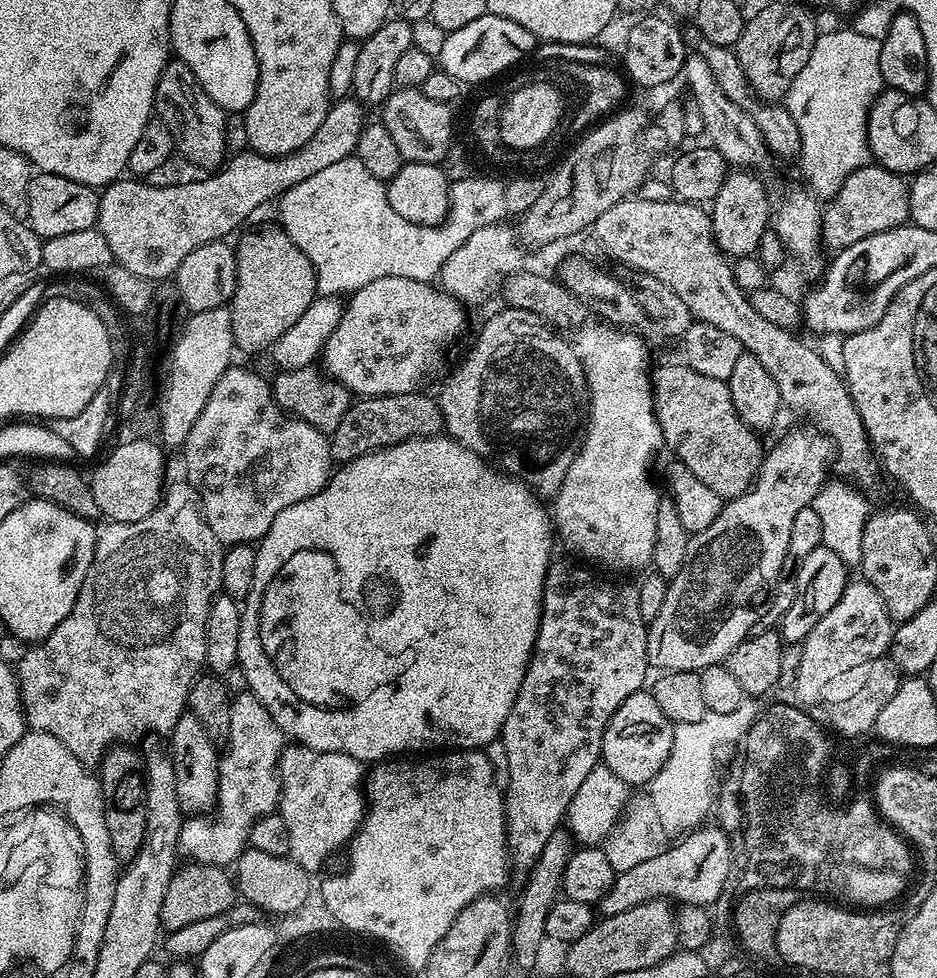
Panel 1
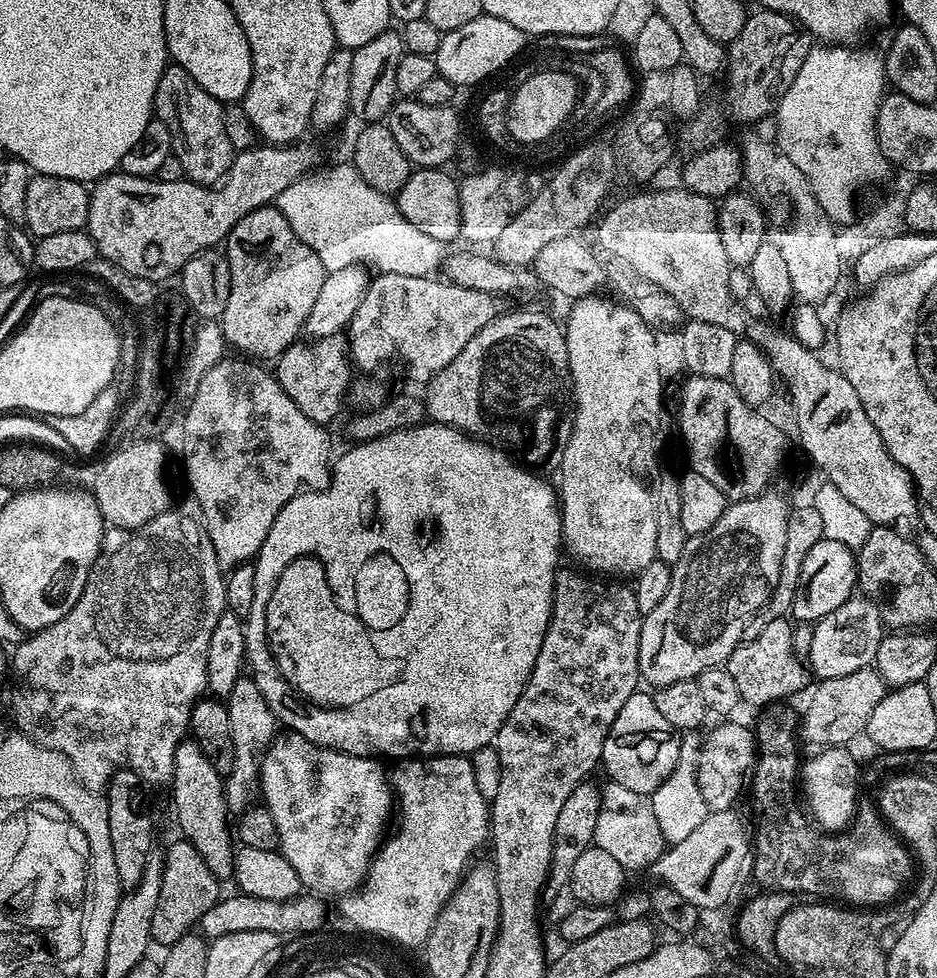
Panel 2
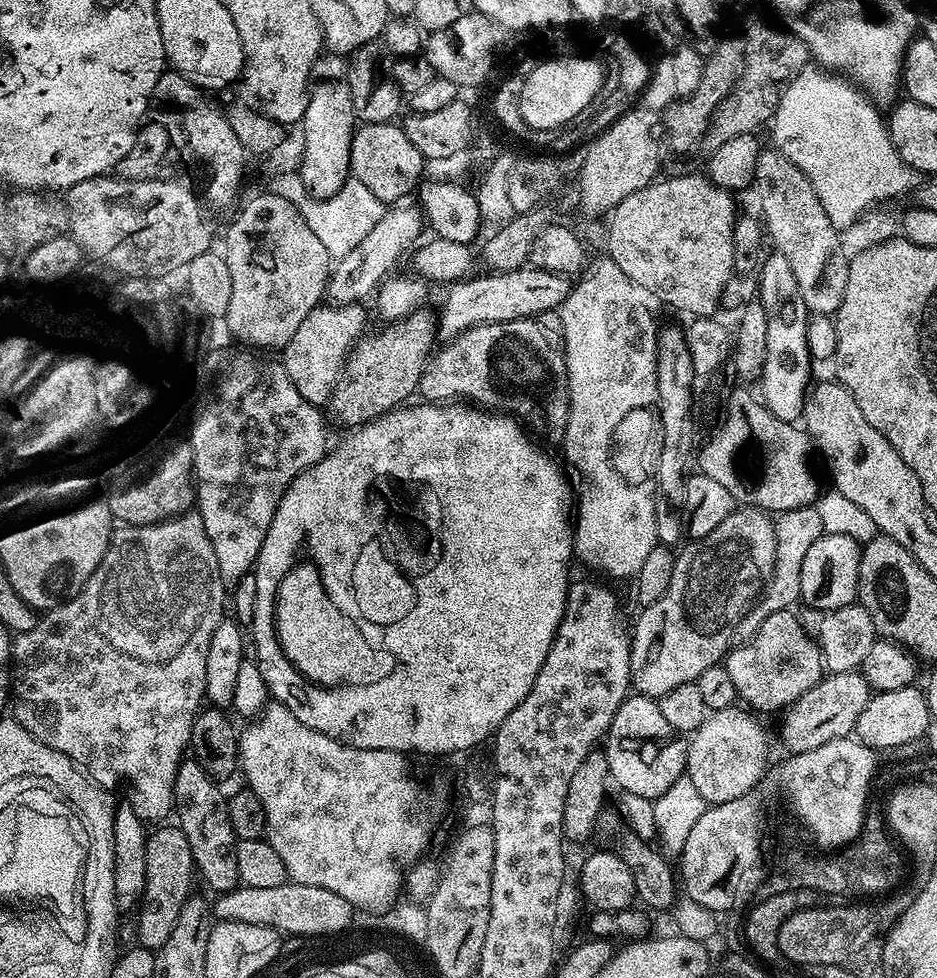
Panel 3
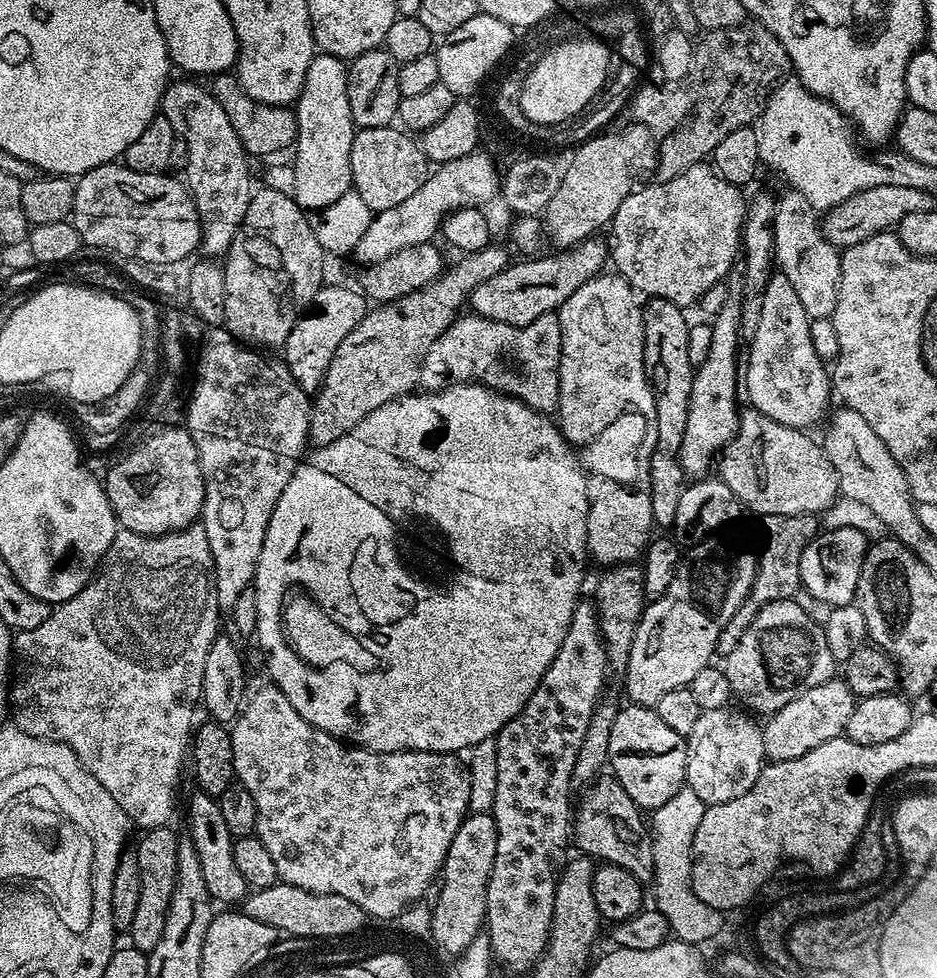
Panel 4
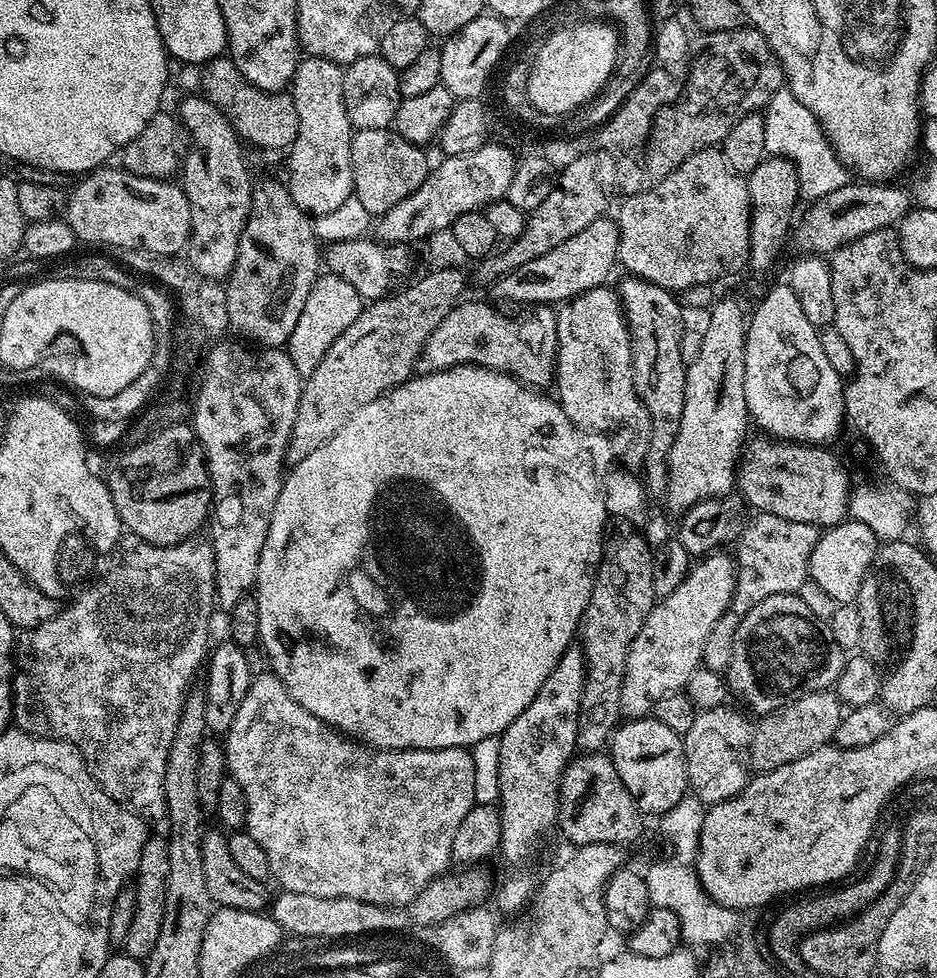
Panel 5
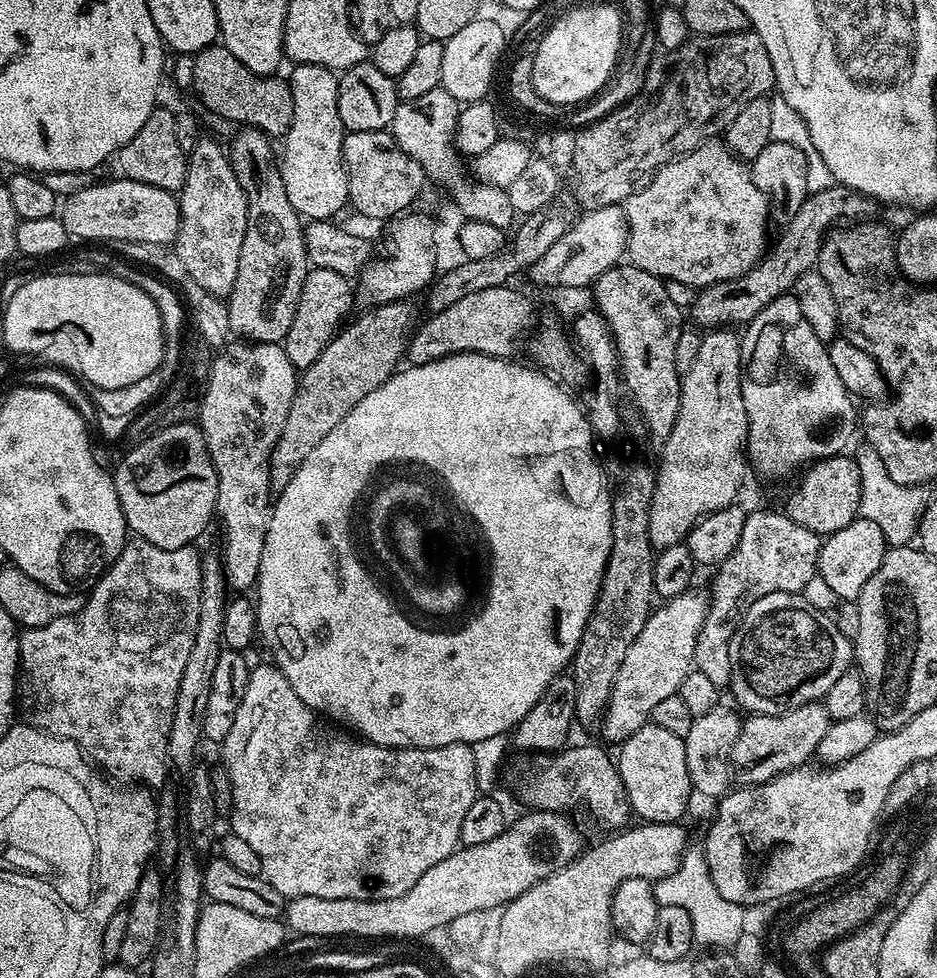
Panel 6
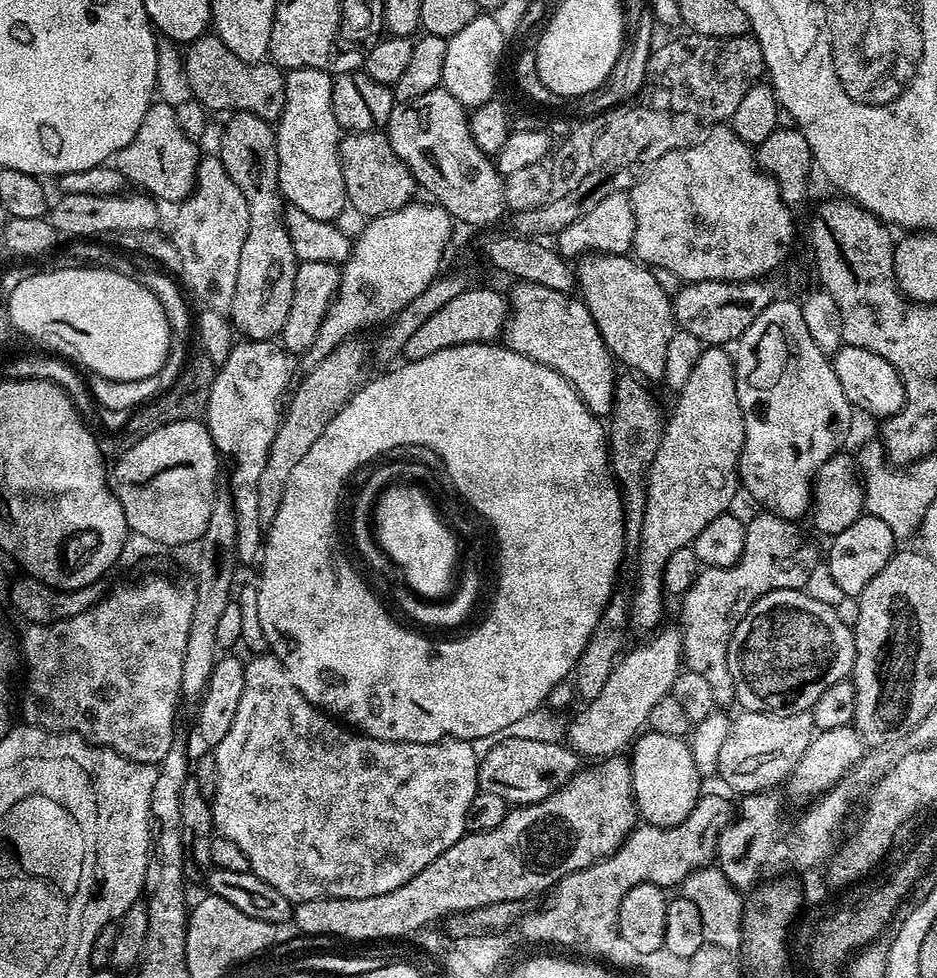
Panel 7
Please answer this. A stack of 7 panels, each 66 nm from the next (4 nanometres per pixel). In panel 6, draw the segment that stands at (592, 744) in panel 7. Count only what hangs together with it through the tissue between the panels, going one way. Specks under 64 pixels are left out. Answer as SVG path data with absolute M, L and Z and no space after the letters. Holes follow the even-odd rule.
M689 590L678 594L678 598L663 601L649 616L646 626L642 626L630 650L626 650L622 670L618 670L618 678L614 678L608 711L604 713L602 733L609 740L609 745L623 744L630 734L649 723L654 706L665 698L677 695L682 678L693 671L694 646L698 642L698 630L702 630L702 622L708 613L710 599L707 591L696 591Z

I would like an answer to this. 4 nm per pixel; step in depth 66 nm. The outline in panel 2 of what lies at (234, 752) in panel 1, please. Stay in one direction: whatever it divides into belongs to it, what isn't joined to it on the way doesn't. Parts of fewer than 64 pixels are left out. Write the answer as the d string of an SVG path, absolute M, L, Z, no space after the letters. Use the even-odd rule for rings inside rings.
M245 674L234 682L234 690L226 697L228 713L230 714L230 730L236 743L236 757L232 763L232 771L227 773L224 794L228 797L228 806L232 810L243 810L249 807L253 799L252 792L260 789L260 756L256 744L264 746L277 735L278 721L270 710L266 698L262 698L262 690L258 690L256 681L251 675ZM277 728L277 729L276 729ZM249 799L249 800L248 800Z

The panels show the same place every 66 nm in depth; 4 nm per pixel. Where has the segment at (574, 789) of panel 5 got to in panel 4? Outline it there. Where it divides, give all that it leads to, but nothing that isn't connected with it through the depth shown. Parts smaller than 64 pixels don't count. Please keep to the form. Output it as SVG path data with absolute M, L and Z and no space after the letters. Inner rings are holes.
M601 775L587 785L584 797L580 800L580 809L575 809L574 823L570 832L574 837L574 844L581 848L583 855L595 858L605 864L622 866L641 884L648 886L652 883L654 874L653 851L651 850L651 834L646 823L645 813L622 790L615 776Z

